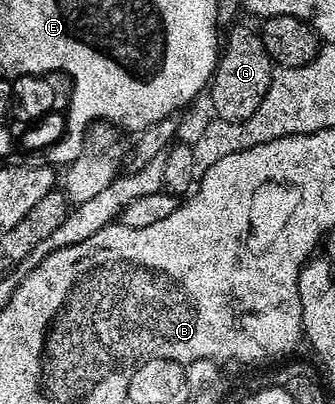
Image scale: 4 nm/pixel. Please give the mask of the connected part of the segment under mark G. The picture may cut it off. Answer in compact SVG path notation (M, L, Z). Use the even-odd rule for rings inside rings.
M234 26L230 35L225 35L224 45L220 50L218 66L208 83L210 102L219 119L224 122L243 122L248 120L260 108L274 78L276 67L264 48L264 40L257 29L250 26Z

